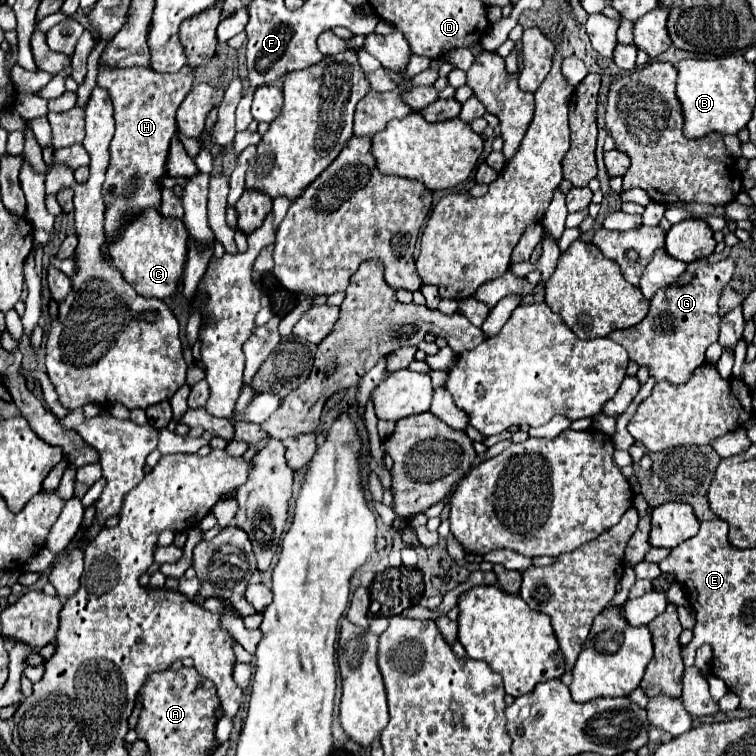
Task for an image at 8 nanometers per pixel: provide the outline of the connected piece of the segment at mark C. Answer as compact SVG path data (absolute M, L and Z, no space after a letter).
M146 208L114 234L108 244L108 258L122 272L124 280L142 296L168 298L182 282L188 252L188 230L182 220L166 218L156 208Z

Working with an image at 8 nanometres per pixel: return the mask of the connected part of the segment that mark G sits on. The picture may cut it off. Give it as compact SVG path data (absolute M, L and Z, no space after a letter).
M732 258L718 260L714 264L696 260L686 266L686 272L666 288L660 288L652 302L648 316L626 330L616 330L610 338L624 346L630 360L638 366L648 366L650 376L656 382L668 380L672 384L684 384L692 372L704 364L704 352L718 340L720 314L718 300L722 288L732 280L736 262Z

